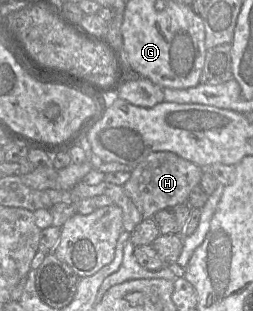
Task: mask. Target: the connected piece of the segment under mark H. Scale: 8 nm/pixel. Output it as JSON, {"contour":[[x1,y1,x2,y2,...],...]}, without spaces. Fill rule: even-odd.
{"contour":[[155,152,130,171,130,178,124,184,123,189,144,219,153,218,157,212,163,209,185,203,192,189,200,184,201,175,202,168,194,163,171,152]]}

